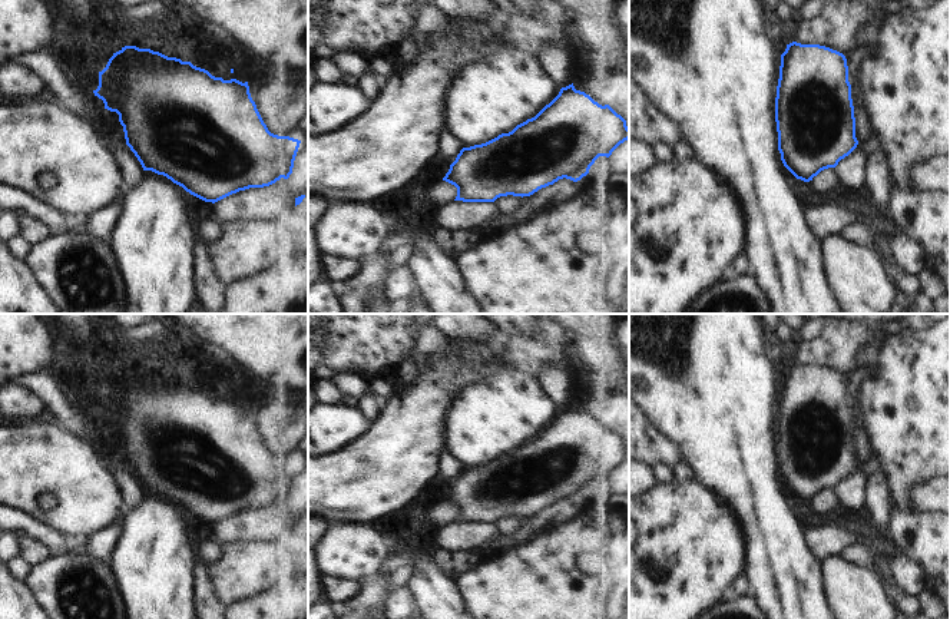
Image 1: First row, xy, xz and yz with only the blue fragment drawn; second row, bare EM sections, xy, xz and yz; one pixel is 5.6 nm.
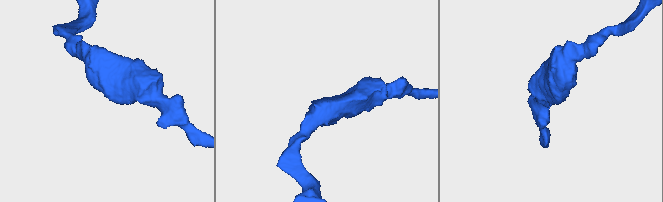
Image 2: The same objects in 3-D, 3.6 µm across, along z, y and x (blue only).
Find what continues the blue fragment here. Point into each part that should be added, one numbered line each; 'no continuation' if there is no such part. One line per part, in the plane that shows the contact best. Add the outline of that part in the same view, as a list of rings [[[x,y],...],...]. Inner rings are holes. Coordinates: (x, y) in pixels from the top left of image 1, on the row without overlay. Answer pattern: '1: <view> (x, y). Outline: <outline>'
no continuation.

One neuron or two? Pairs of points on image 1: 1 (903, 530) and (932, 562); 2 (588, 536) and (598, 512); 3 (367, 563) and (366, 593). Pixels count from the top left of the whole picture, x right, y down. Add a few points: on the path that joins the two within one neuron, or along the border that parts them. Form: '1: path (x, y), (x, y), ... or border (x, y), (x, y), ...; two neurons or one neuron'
1: path (907, 539), (923, 553); one neuron
2: path (593, 530), (598, 526), (598, 517); one neuron
3: border (389, 552), (383, 566), (360, 581); two neurons

